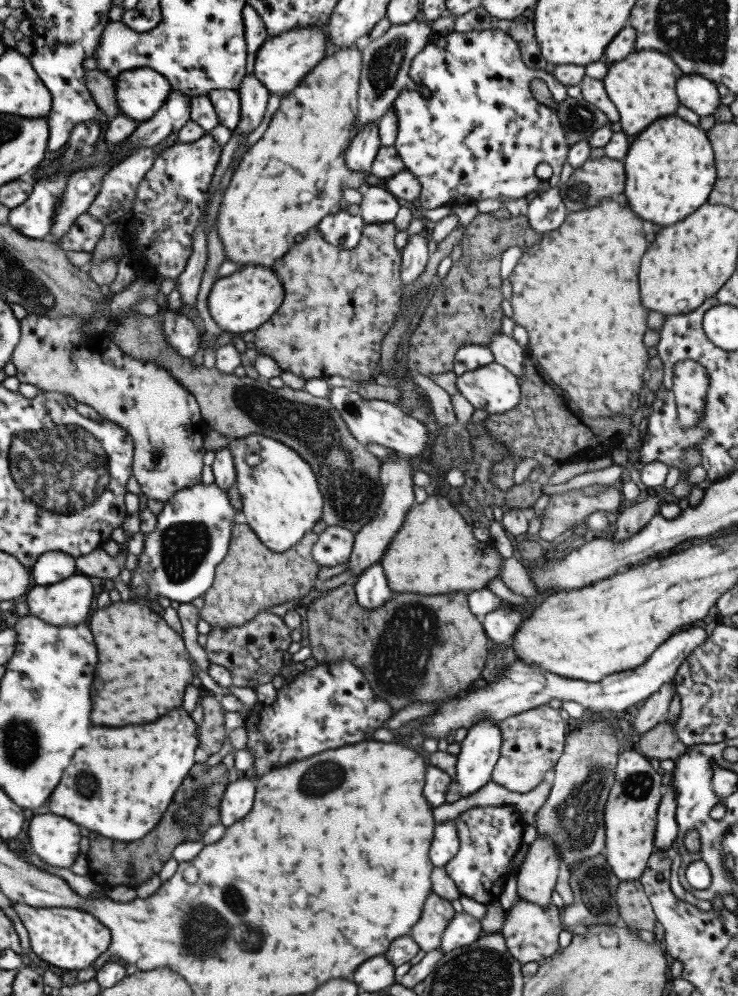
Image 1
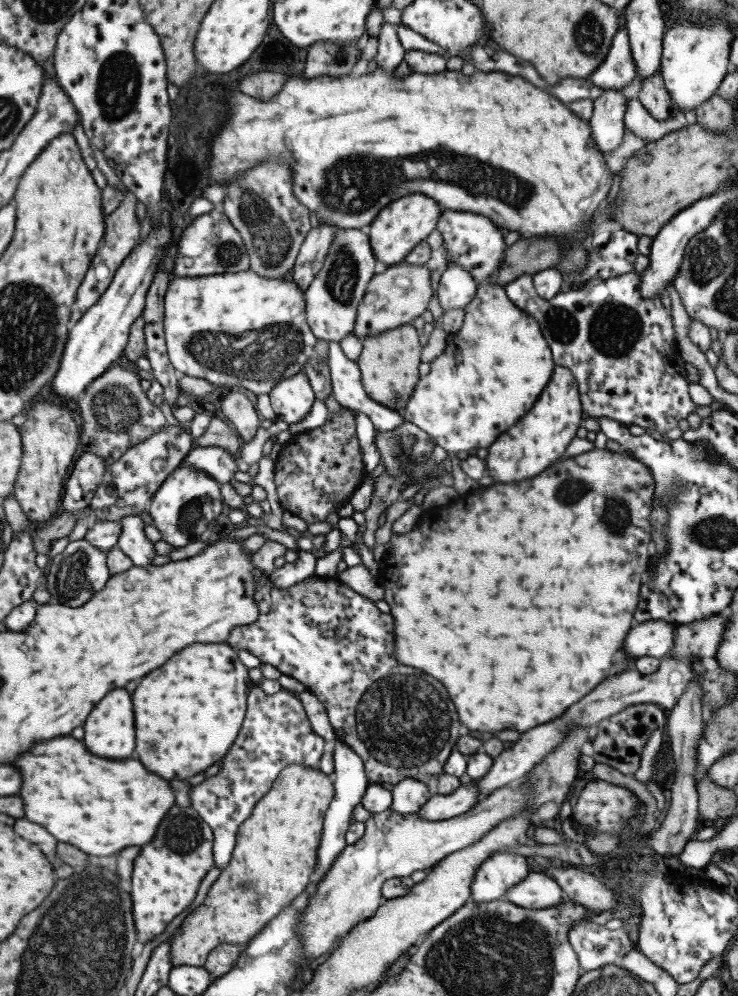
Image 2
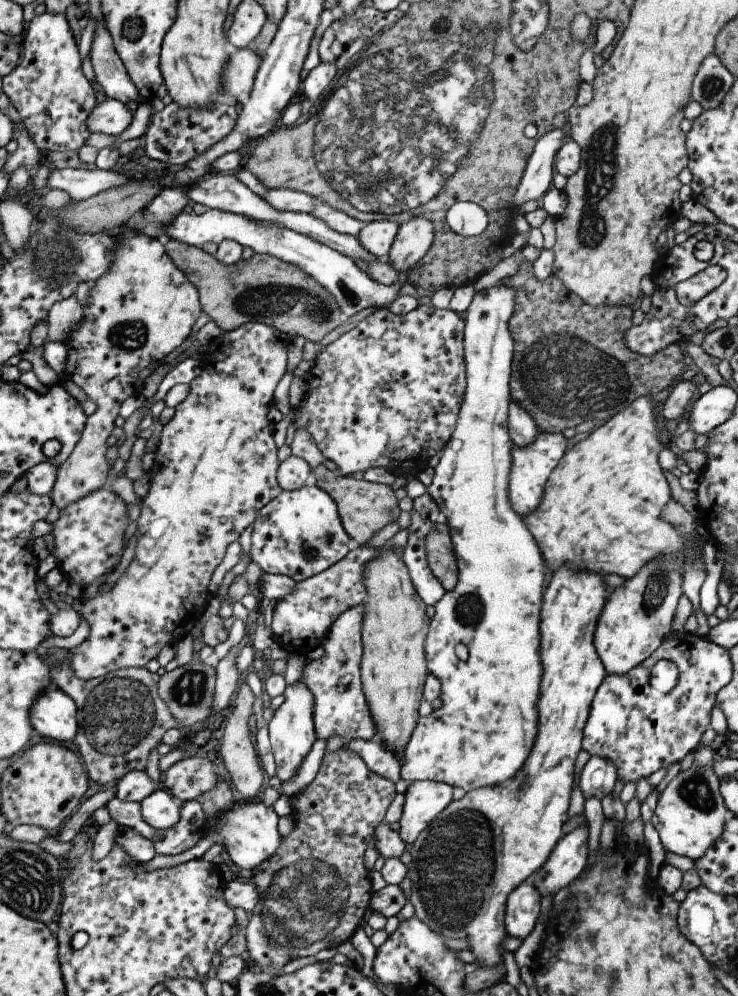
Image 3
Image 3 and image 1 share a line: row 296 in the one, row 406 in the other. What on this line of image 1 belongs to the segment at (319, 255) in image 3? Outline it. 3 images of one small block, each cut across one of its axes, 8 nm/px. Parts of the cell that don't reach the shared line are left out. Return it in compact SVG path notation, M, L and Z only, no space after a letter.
M331 387L327 396L343 416L352 436L362 444L382 444L408 457L417 457L428 452L430 436L427 425L403 412L398 405L389 401L364 399L348 387Z

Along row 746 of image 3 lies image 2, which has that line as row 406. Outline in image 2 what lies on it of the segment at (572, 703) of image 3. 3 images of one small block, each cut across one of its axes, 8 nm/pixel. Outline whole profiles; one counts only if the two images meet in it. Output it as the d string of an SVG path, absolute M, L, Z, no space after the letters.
M555 365L552 380L548 382L544 394L540 394L536 406L516 422L506 434L496 438L496 442L488 448L486 457L487 473L495 482L512 482L534 478L546 470L552 463L566 452L572 438L582 423L582 405L576 377L569 368Z

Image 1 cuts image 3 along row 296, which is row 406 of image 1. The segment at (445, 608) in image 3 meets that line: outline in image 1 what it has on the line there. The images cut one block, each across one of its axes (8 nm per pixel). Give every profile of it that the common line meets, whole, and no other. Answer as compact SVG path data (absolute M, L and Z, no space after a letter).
M496 361L457 376L456 388L476 410L482 408L482 410L487 410L489 414L511 411L520 402L521 397L518 377Z

